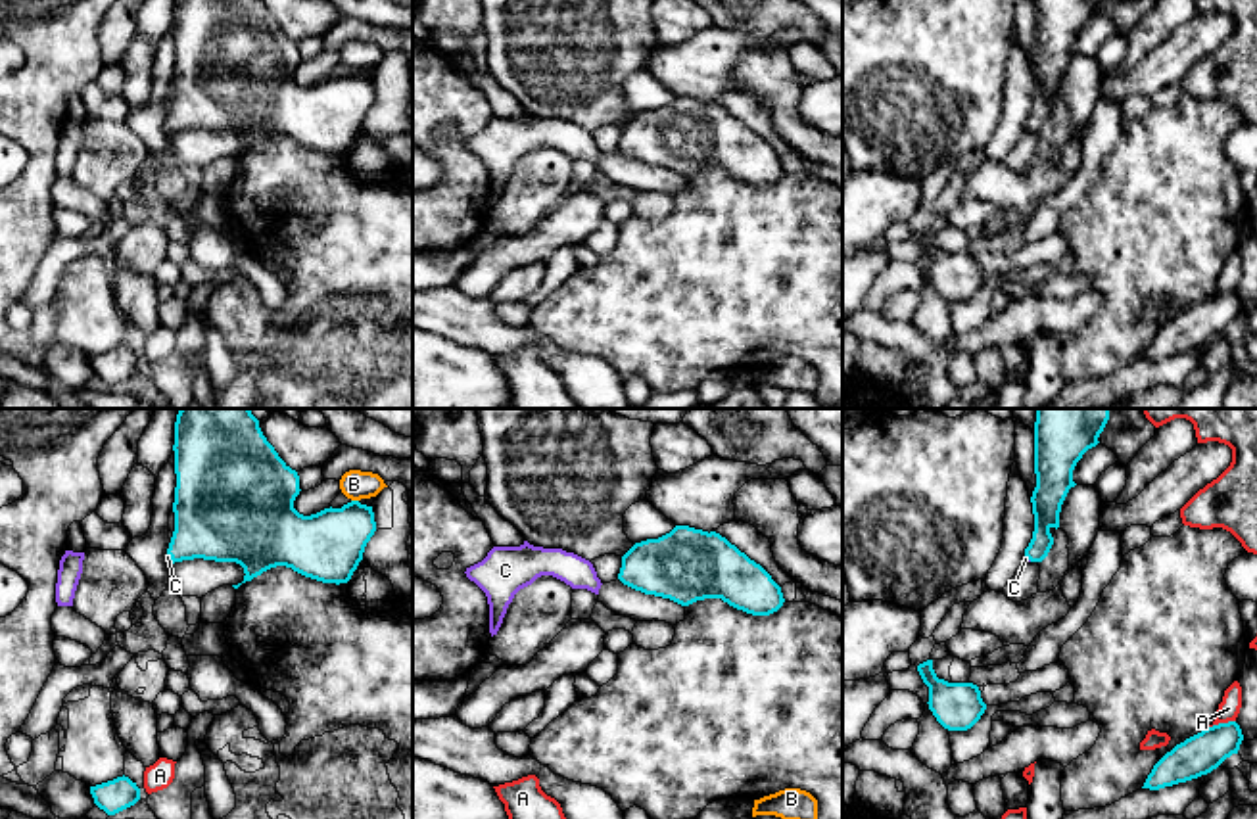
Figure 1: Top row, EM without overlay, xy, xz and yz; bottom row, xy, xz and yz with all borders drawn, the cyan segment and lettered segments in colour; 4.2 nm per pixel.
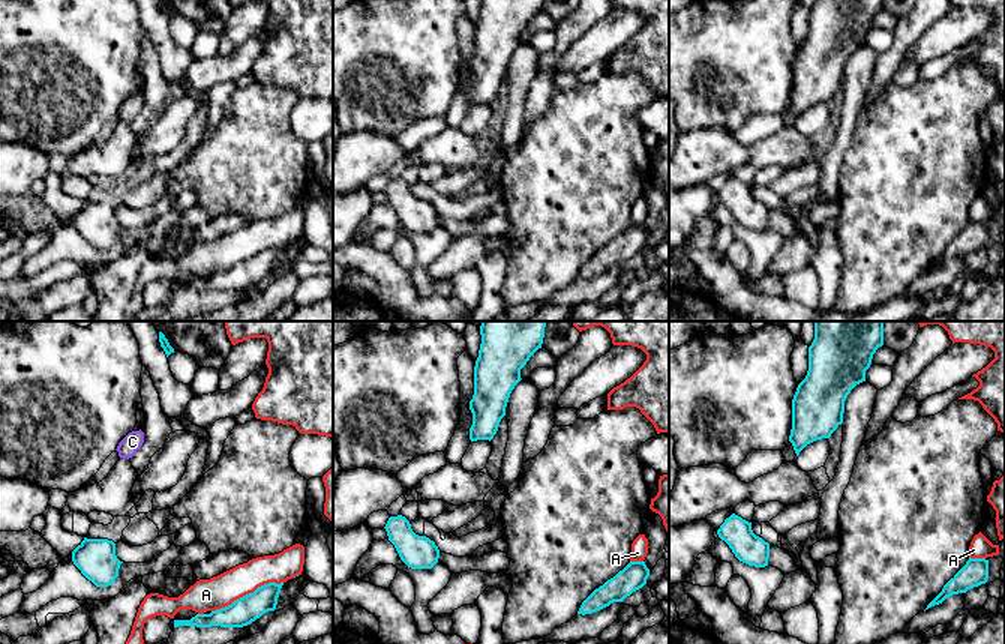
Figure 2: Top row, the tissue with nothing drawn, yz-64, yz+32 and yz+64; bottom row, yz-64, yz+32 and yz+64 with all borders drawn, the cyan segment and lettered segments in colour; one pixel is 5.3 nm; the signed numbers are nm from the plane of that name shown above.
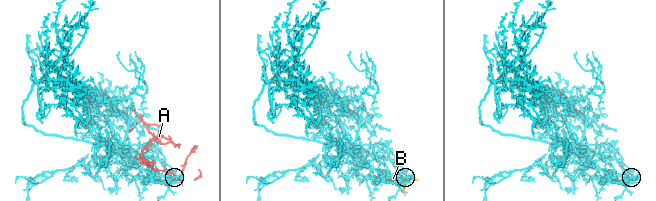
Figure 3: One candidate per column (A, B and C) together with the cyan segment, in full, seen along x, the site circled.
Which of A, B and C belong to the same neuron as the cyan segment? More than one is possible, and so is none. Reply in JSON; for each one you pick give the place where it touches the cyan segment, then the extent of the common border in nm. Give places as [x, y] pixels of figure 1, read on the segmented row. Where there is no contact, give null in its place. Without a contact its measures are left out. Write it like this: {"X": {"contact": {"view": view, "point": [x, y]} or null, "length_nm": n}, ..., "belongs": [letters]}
{"C": {"contact": {"view": "xy", "point": [171, 559]}, "length_nm": 50}, "belongs": ["C"]}

